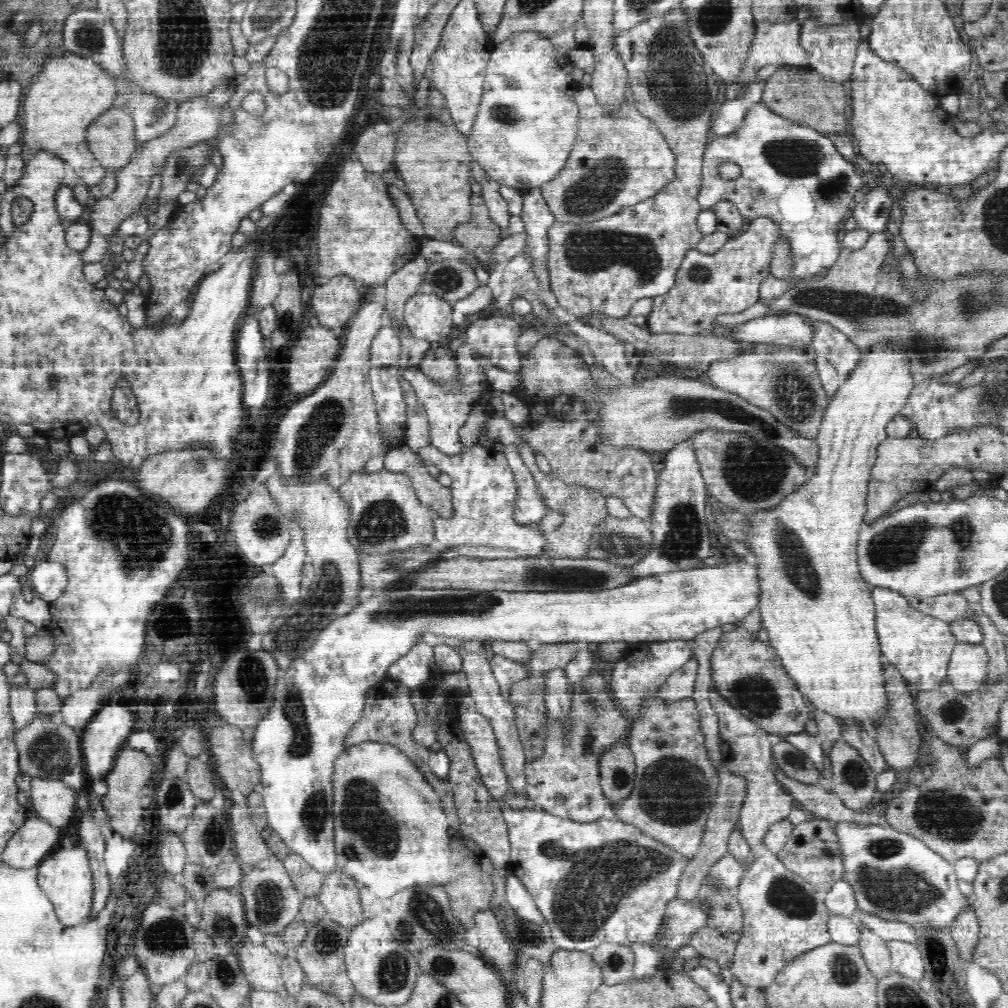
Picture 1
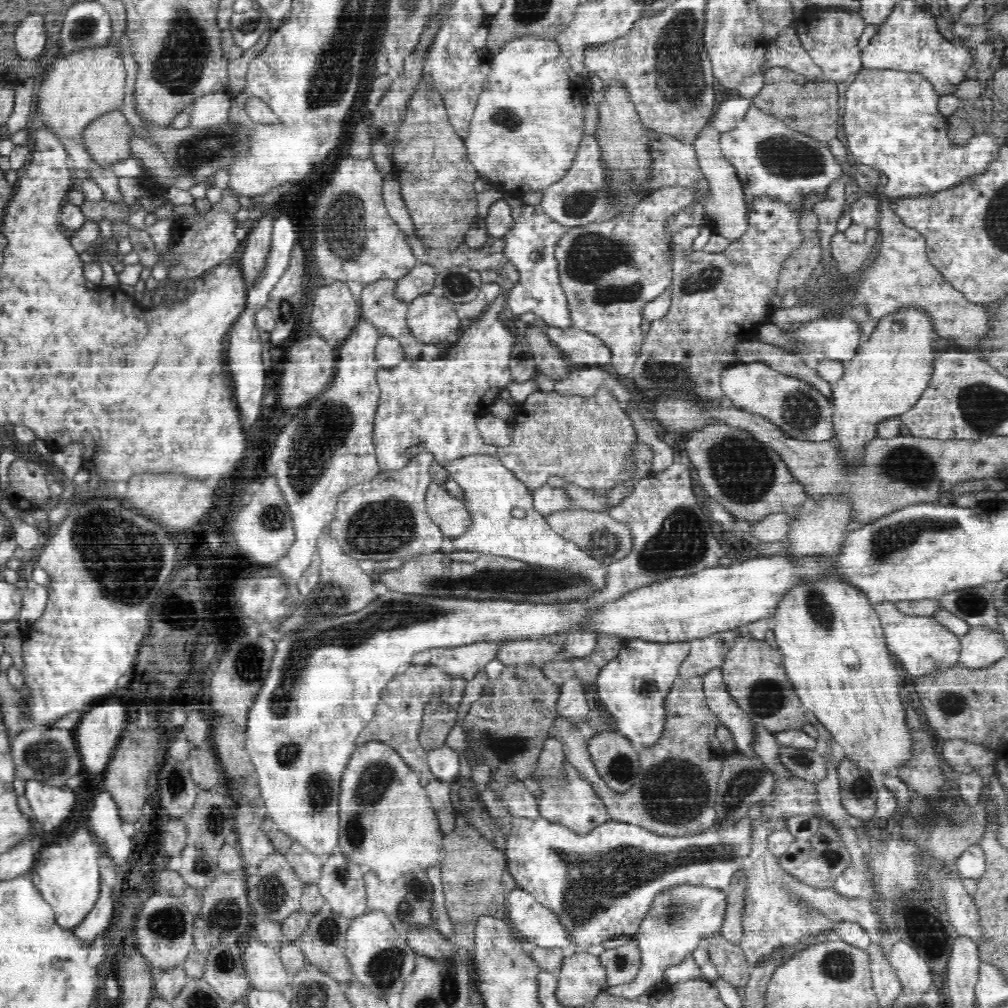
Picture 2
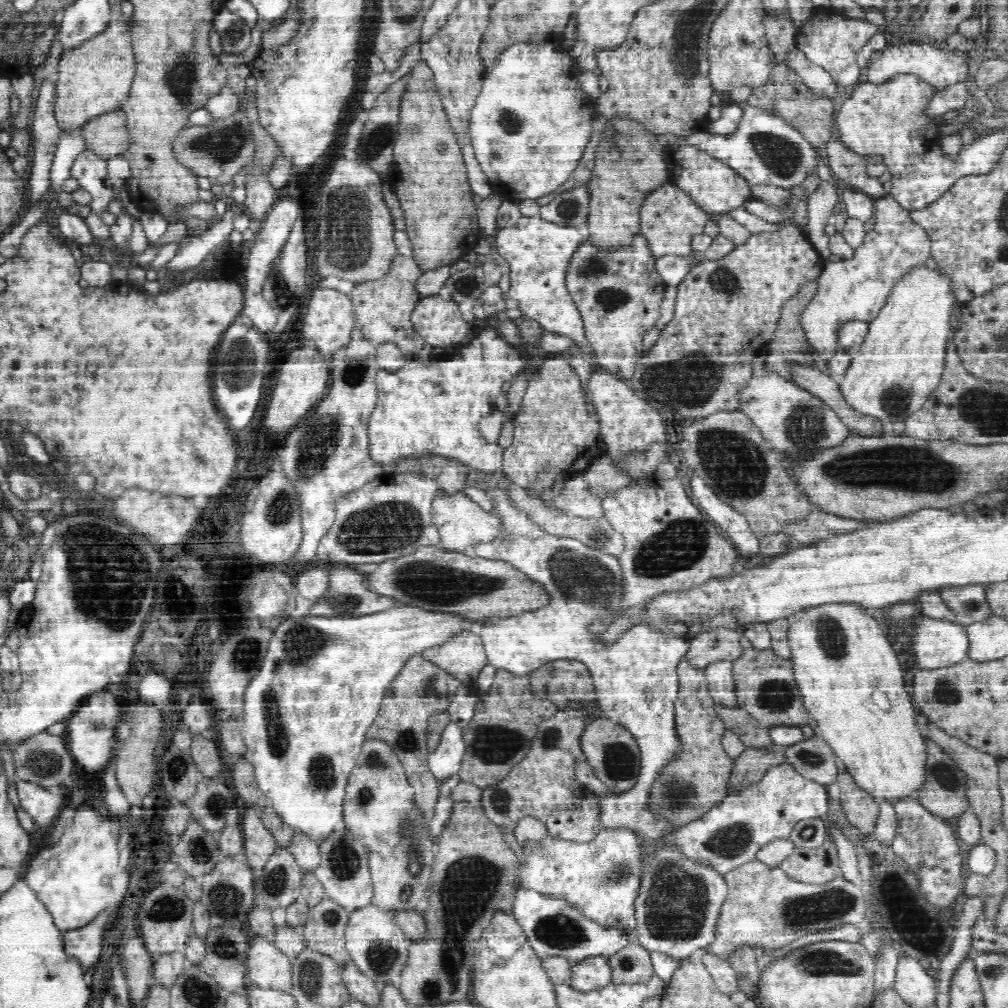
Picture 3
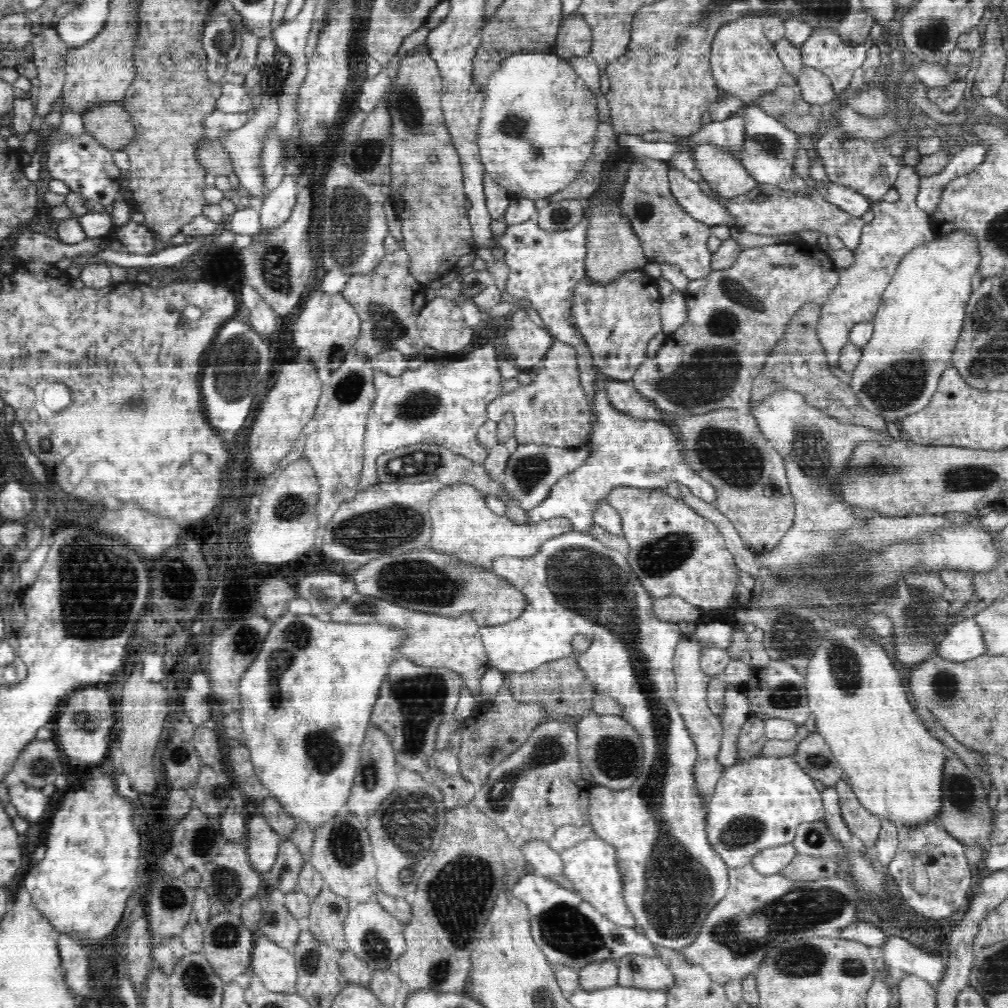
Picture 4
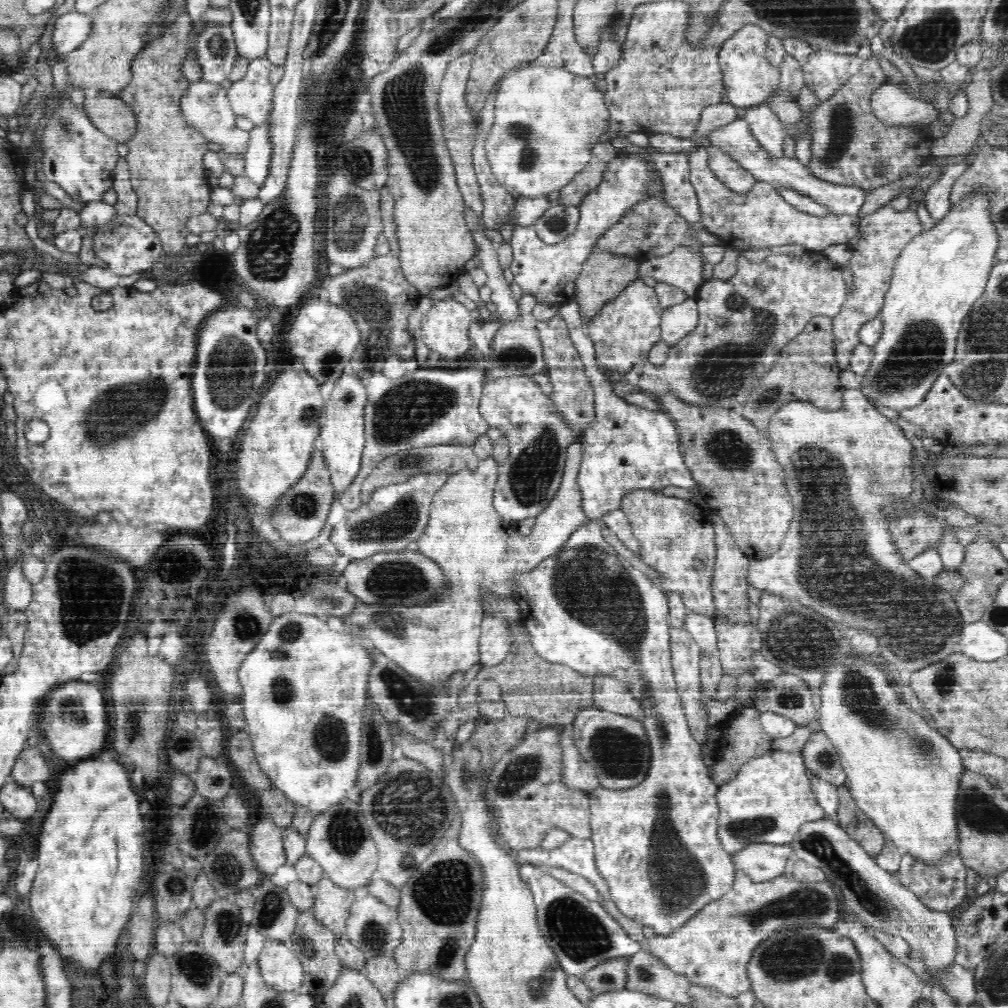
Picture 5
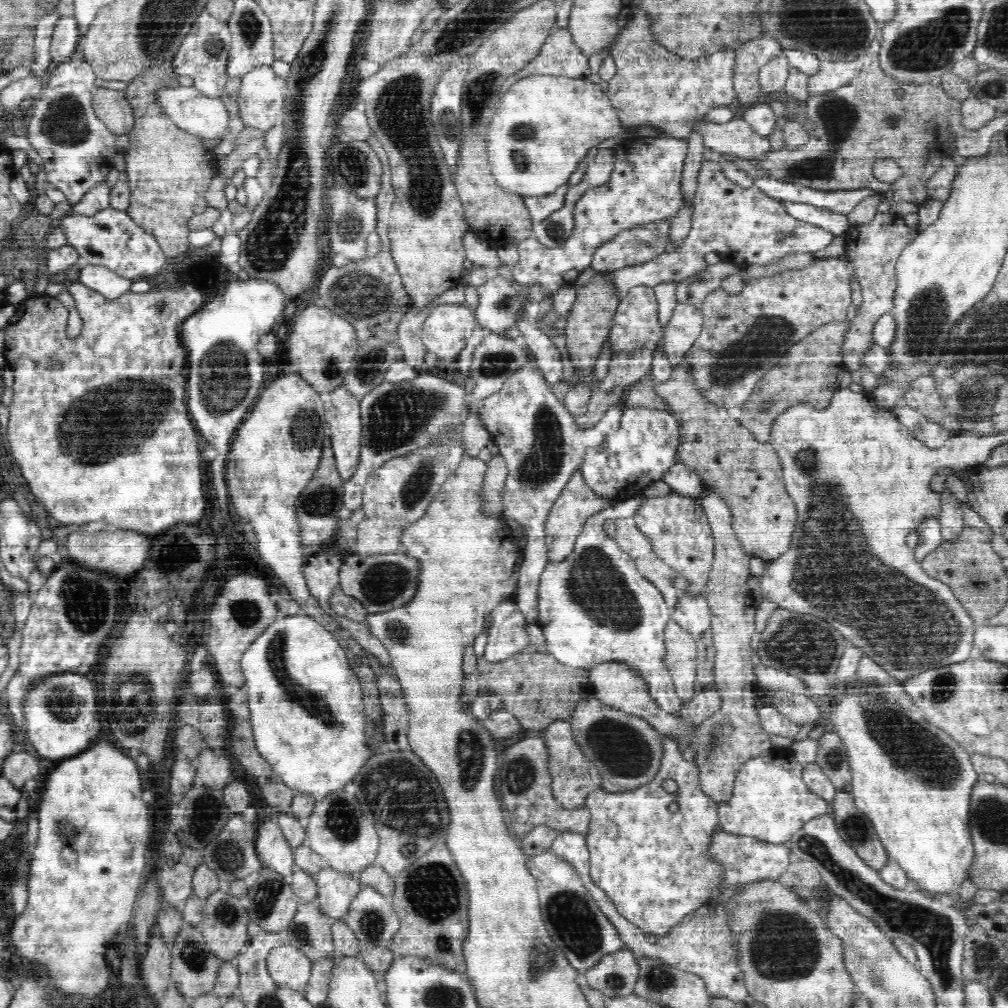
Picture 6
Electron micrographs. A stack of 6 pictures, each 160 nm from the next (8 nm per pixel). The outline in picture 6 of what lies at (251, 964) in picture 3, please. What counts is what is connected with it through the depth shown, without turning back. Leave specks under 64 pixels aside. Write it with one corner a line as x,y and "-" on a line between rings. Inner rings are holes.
282,943
278,947
273,947
265,959
265,964
273,982
280,984
280,986
290,986
296,992
303,992
302,988
308,985
311,978
311,970
314,968
312,964
309,964
308,957
304,956
304,953
288,943

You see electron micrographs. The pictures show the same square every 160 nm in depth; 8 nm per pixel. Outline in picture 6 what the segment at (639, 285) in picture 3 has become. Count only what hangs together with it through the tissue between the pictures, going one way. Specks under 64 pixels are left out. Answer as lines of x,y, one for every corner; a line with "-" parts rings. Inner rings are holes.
632,286
620,299
619,306
609,323
609,332
605,343
612,347
612,354
632,352
639,348
655,349
663,338
663,330
659,321
659,302
653,287

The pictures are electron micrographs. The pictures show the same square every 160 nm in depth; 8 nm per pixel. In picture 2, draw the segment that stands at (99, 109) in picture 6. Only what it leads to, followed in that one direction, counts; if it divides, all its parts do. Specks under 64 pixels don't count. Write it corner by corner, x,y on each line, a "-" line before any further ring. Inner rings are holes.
118,109
104,113
92,121
86,129
83,130
83,141
87,147
88,153
94,158
96,163
101,166
112,166
122,160
132,156
130,138
133,134
133,128
128,123
126,116

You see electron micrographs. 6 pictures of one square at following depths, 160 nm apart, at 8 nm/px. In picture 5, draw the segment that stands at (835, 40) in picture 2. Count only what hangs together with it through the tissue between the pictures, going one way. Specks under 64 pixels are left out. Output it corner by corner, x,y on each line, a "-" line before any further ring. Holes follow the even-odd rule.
828,50
816,51
803,68
804,83
815,88
820,101
830,99
863,66
856,55
836,54

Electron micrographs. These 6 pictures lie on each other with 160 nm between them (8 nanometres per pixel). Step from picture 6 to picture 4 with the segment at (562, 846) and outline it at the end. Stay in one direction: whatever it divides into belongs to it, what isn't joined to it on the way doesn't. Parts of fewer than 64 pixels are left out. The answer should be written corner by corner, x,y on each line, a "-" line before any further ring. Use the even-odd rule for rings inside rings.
592,833
586,841
580,841
559,852
562,863
564,863
564,874
568,879
570,887
576,890
578,896
588,901
598,909
598,912
618,926
634,927
635,918
624,904
624,873
618,866
618,851
612,843
606,839
598,838

